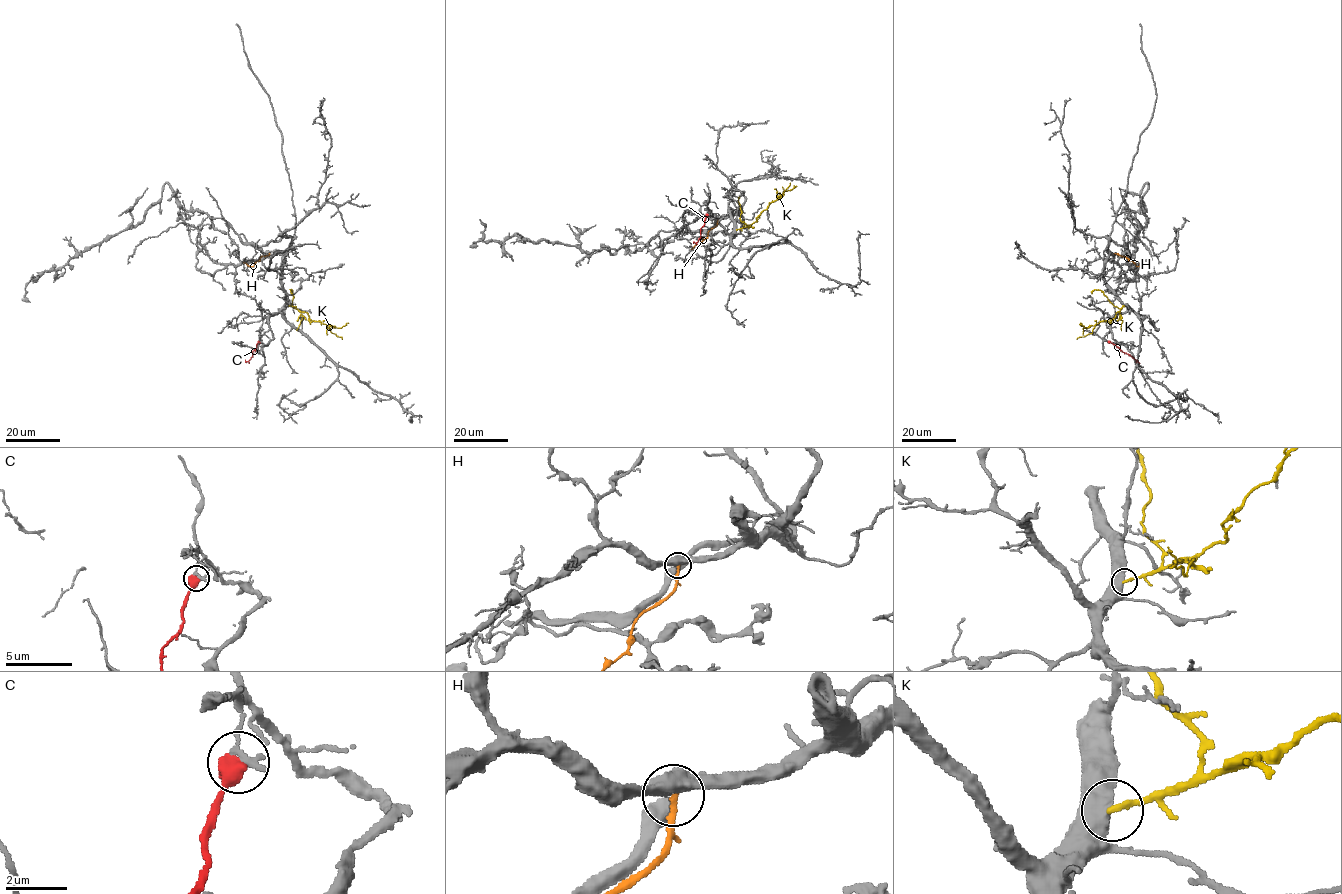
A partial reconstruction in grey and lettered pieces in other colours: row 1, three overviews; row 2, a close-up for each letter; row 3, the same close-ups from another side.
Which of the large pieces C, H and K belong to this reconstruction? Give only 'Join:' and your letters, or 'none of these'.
Join: H

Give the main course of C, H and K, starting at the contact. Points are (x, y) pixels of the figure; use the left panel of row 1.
C: (259, 342), (253, 355), (245, 359)
H: (269, 254), (261, 256), (253, 266), (243, 262)
K: (288, 305), (305, 311), (310, 321), (320, 321), (342, 339)

